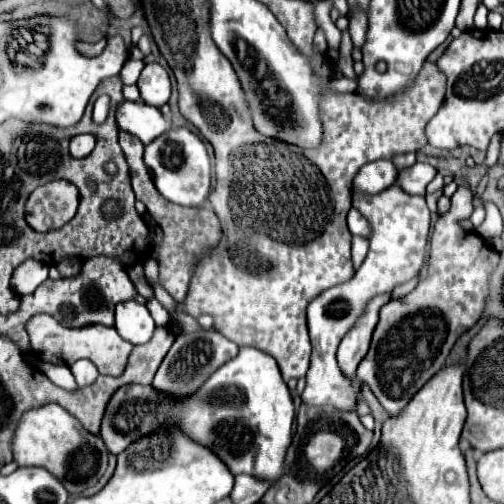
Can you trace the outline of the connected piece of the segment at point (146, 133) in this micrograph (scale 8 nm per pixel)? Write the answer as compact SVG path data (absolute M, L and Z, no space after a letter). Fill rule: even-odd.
M123 101L117 107L115 117L119 129L139 137L143 145L149 145L155 137L169 129L169 123L163 119L161 111L143 101Z

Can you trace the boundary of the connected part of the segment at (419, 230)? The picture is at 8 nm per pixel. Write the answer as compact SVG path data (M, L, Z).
M399 181L375 195L363 195L351 189L351 205L371 223L373 235L369 239L369 253L349 281L323 291L307 307L313 355L307 371L307 387L301 395L301 399L309 405L331 405L341 411L355 411L359 387L339 371L339 365L335 361L337 347L343 335L357 323L357 319L365 311L367 301L371 301L373 295L391 293L397 285L419 275L425 265L425 245L431 225L431 215L425 199L405 193Z

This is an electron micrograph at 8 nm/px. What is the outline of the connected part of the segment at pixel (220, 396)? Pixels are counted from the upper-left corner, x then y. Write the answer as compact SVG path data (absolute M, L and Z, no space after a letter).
M241 347L237 357L219 367L195 395L183 401L173 401L169 395L157 393L151 385L125 385L117 389L105 409L101 439L117 455L141 435L161 425L177 423L191 439L213 449L233 475L247 473L275 483L283 475L293 417L293 401L275 359L255 347Z

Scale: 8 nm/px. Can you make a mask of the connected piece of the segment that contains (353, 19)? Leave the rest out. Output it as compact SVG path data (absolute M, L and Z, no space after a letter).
M353 7L349 11L349 33L353 39L355 47L361 47L365 43L365 33L367 33L367 15L361 7Z

